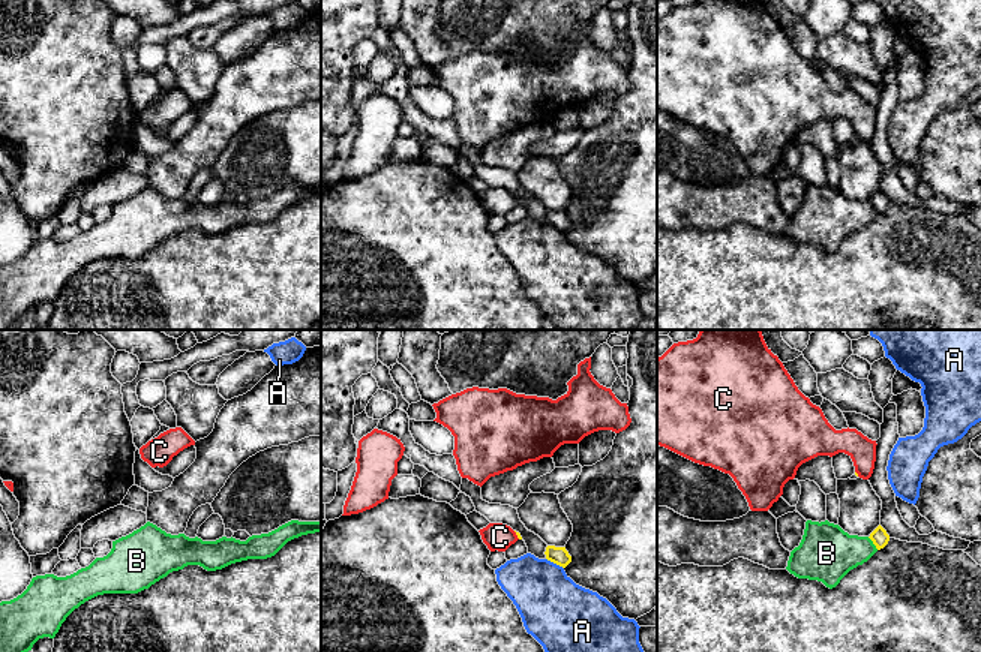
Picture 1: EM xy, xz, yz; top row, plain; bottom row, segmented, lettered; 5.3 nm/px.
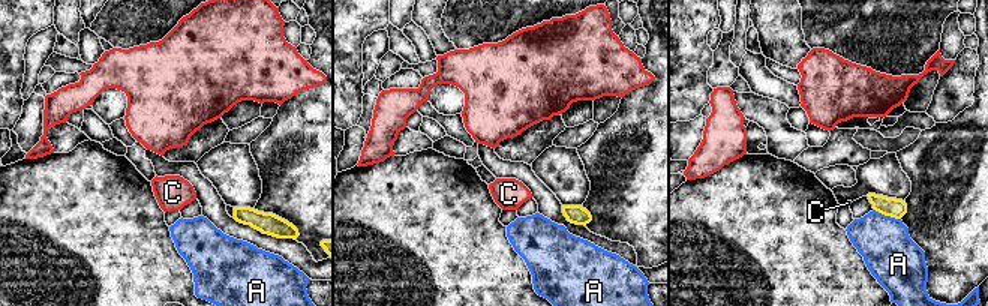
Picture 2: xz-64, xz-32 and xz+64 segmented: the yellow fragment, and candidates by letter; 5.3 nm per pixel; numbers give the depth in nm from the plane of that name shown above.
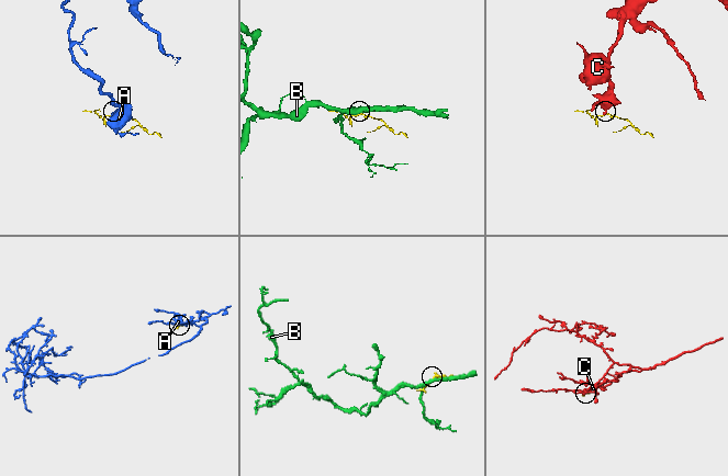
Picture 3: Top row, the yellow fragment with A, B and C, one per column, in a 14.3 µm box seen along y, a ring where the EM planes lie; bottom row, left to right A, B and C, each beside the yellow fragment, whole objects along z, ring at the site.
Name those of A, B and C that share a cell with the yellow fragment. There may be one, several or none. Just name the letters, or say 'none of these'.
none of these

